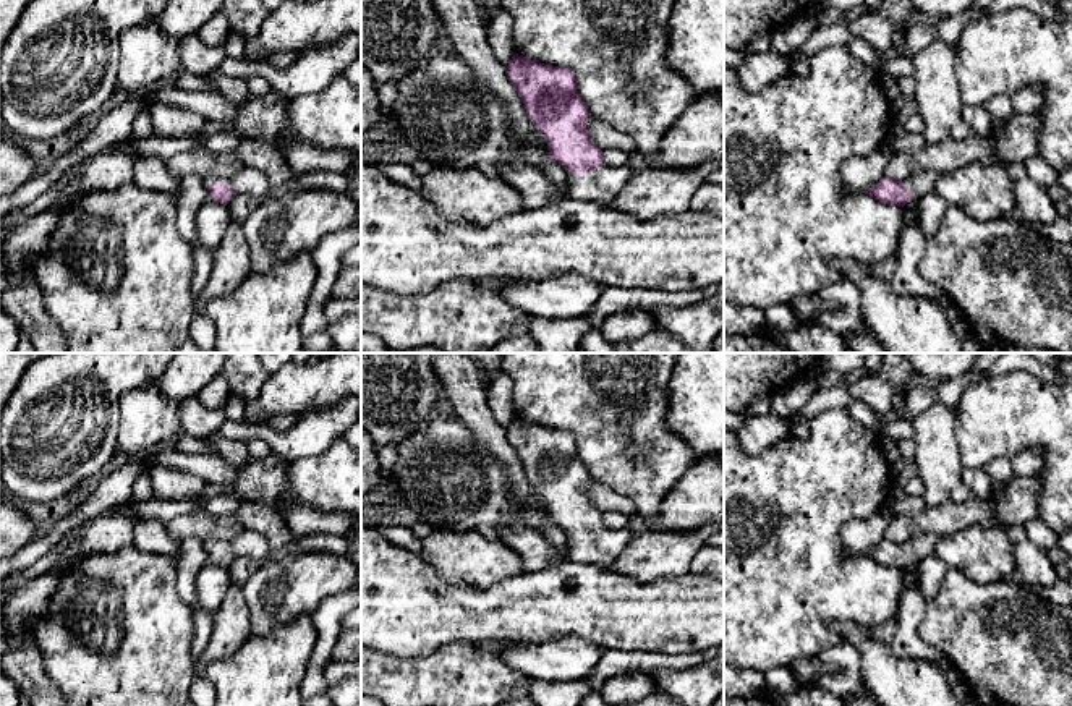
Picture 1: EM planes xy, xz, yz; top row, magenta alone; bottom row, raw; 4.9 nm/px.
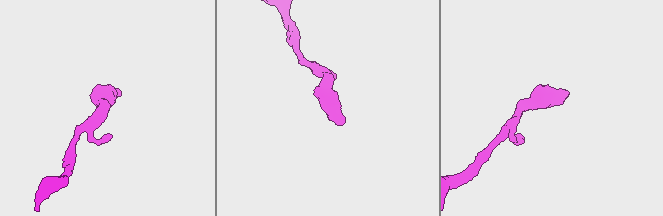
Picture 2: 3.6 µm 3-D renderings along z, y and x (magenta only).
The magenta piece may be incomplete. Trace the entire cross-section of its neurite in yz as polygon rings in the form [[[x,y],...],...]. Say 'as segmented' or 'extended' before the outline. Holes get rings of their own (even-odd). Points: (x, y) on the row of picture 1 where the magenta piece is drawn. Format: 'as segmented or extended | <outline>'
extended | [[[920,172],[905,180],[883,176],[874,186],[861,191],[879,202],[904,207],[912,198],[920,199],[934,193],[939,175],[934,172]]]

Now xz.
extended | [[[515,53],[505,63],[505,74],[530,121],[547,141],[547,160],[570,172],[567,198],[610,209],[633,170],[602,164],[602,151],[586,130],[589,112],[578,96],[573,71]]]

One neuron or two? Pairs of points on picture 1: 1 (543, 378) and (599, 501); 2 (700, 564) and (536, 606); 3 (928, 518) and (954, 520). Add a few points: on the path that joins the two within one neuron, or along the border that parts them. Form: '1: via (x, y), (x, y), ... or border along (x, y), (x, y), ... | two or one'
1: border along (590, 476), (624, 496) | two
2: border along (690, 570), (706, 577) | two
3: via (935, 520), (948, 520) | one

